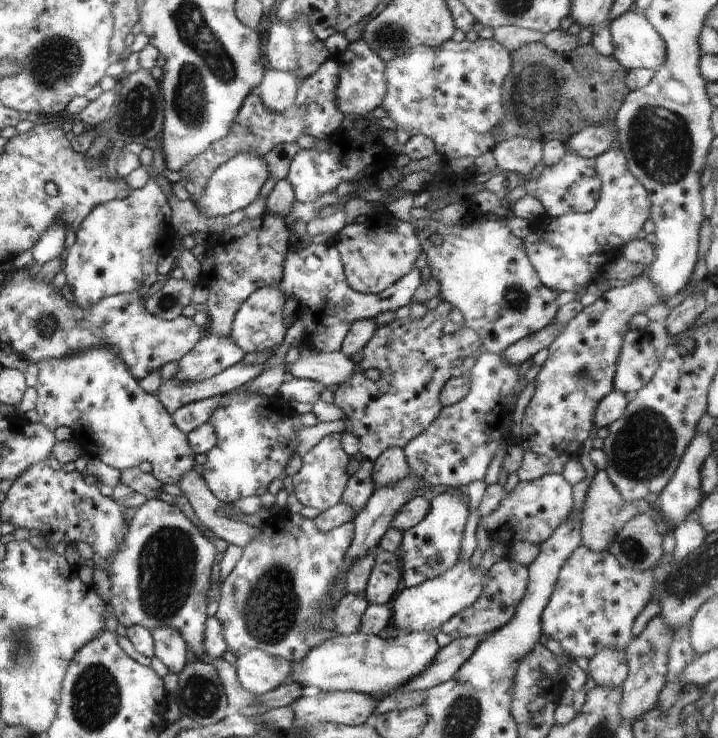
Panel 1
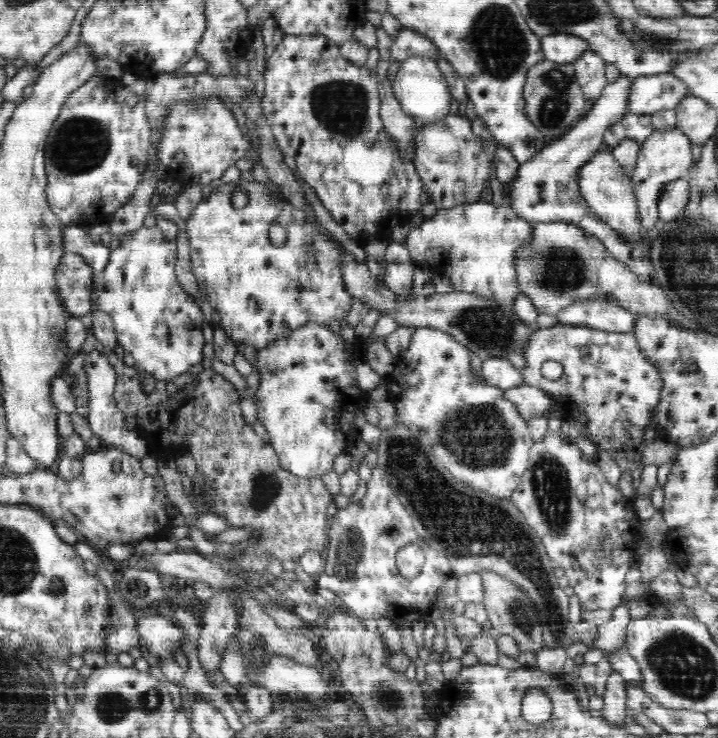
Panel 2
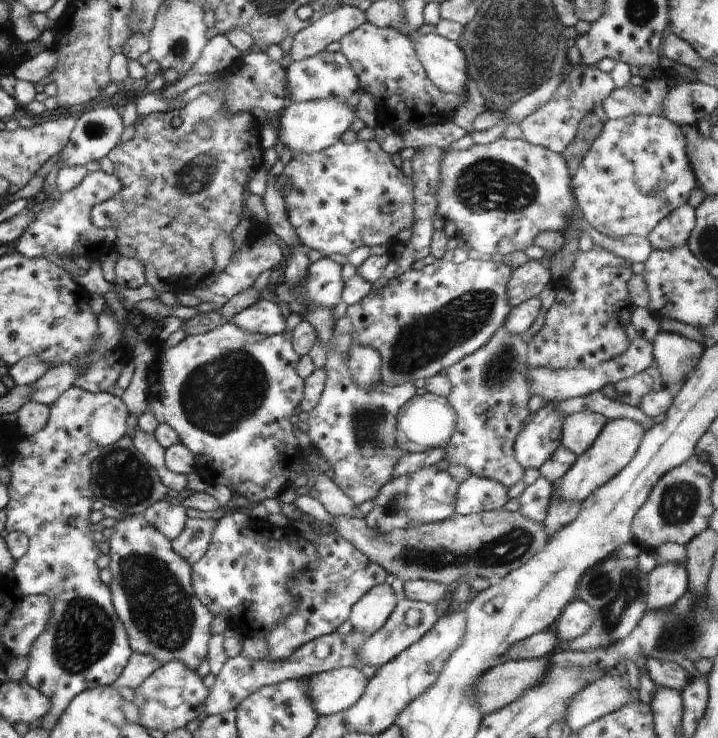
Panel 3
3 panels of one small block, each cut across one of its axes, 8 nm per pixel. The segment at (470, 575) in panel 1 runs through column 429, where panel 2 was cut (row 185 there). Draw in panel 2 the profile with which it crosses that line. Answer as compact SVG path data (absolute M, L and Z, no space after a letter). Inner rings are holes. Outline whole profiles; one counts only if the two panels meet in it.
M601 150L594 154L582 168L579 168L577 179L580 194L586 199L592 212L618 232L621 240L629 240L631 244L646 242L650 245L646 234L642 231L642 225L640 225L633 182L611 152Z

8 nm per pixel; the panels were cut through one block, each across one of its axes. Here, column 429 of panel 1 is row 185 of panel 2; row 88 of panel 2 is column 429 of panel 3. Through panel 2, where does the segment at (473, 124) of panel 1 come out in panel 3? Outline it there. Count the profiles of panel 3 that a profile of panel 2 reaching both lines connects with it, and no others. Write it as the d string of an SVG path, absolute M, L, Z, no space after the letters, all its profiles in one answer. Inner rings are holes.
M368 21L340 40L341 54L348 60L360 88L368 92L377 107L377 126L391 127L398 134L418 126L453 122L452 114L460 109L467 96L464 90L452 94L440 92L418 60L412 40L391 27L378 28Z

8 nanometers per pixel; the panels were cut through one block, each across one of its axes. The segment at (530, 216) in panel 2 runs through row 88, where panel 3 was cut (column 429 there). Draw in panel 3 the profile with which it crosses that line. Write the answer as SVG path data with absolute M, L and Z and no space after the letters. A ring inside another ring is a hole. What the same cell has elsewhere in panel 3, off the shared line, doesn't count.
M399 598L392 614L382 625L380 630L369 636L369 639L361 644L360 660L364 664L373 664L381 667L398 656L403 650L418 642L437 621L437 605L422 601L413 601L410 598Z

